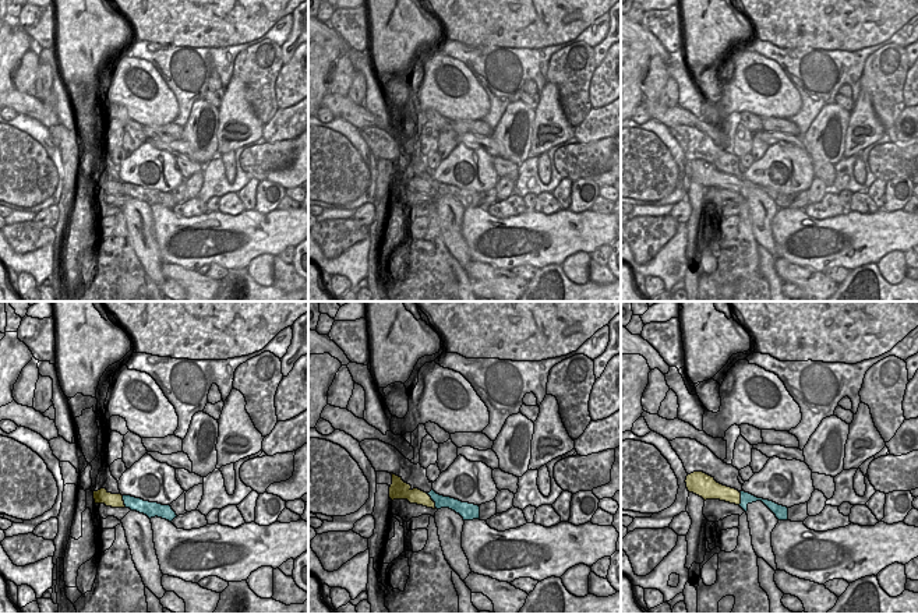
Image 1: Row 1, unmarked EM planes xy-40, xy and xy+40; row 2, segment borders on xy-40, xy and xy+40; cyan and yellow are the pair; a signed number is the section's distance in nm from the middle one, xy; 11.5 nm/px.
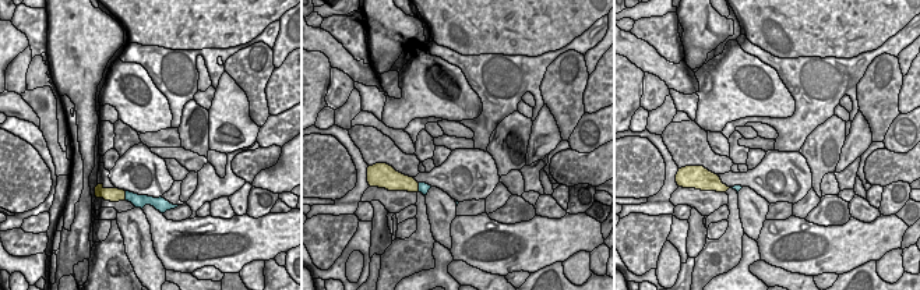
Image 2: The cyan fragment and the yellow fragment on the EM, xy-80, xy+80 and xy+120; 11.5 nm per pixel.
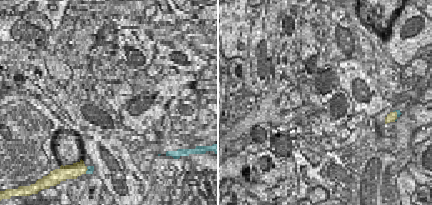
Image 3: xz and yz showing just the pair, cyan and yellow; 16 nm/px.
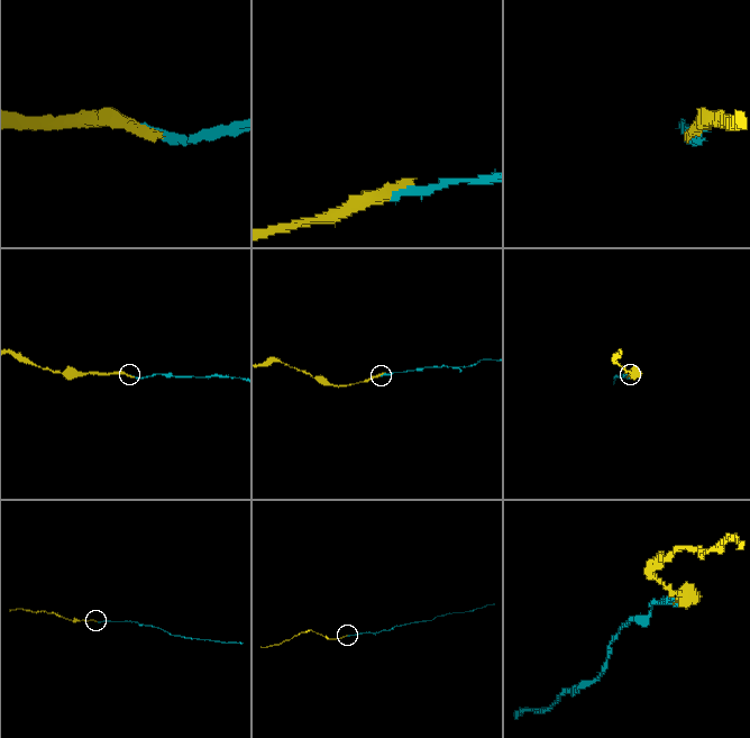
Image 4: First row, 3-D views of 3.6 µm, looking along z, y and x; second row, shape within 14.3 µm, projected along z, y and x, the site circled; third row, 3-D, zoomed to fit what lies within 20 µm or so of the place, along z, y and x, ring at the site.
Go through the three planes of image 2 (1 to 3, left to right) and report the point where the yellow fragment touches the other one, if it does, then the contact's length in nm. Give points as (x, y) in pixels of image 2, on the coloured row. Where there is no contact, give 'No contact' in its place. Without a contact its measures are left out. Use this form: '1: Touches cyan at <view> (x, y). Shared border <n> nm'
1: Touches cyan at xy-80 (126, 195). Shared border 110 nm
2: Touches cyan at xy+80 (419, 187). Shared border 110 nm
3: No contact.

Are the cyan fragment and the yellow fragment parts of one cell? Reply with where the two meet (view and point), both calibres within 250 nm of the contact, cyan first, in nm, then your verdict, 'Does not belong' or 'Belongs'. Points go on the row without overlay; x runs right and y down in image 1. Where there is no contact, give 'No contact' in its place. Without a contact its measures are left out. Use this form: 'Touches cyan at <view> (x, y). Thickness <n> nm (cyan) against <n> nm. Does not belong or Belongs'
Touches cyan at xy (433, 187). Thickness 140 nm (cyan) against 170 nm. Belongs.

